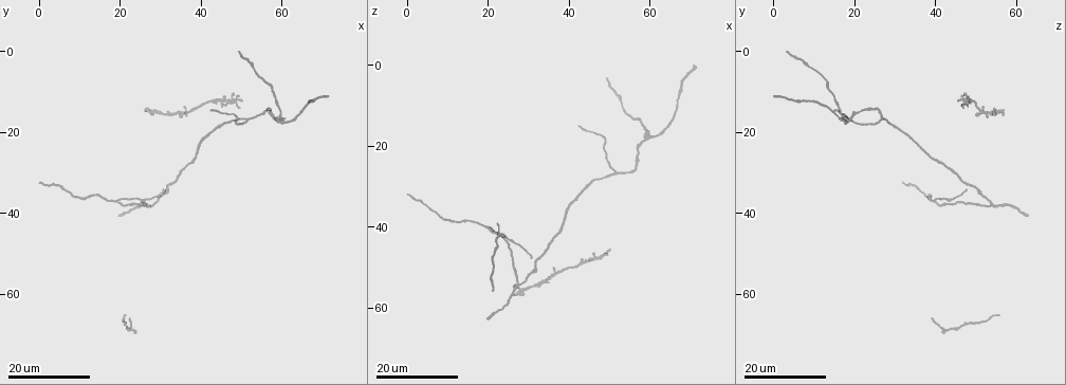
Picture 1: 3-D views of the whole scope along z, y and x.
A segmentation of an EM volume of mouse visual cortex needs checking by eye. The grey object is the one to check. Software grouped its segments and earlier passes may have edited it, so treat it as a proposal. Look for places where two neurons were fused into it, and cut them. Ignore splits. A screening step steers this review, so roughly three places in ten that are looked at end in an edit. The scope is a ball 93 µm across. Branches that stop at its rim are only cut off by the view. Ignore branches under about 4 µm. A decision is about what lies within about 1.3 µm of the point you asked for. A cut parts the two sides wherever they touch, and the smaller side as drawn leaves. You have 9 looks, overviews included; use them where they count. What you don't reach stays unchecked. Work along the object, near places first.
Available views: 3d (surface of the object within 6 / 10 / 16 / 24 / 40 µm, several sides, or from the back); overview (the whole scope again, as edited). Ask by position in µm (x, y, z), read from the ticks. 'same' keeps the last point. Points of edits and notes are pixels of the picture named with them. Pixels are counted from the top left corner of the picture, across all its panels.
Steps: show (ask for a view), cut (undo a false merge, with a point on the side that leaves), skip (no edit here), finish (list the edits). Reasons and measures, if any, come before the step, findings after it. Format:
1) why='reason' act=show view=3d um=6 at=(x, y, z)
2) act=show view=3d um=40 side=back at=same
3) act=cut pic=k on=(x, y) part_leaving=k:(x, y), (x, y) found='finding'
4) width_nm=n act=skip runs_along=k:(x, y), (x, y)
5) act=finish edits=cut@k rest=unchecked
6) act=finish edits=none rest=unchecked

act=show view=3d um=24 at=(9.0, 36.5, 38.5)

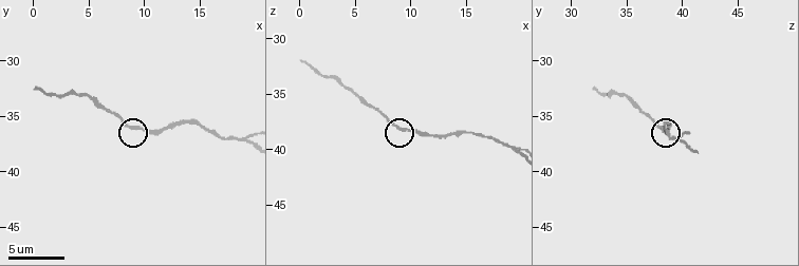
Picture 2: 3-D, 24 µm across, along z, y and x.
act=show view=3d um=6 at=(9.4, 36.0, 38.2)

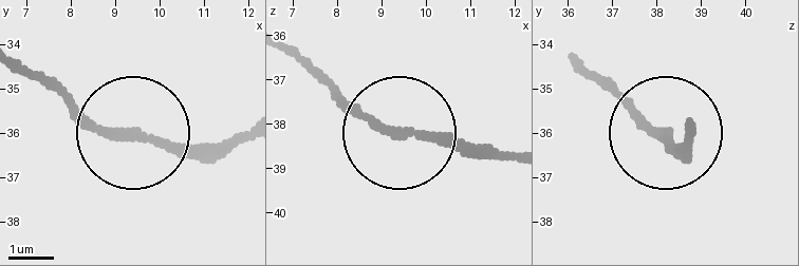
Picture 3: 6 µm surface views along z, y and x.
act=show view=3d um=6 side=back at=(9.35, 36.05, 38.20)

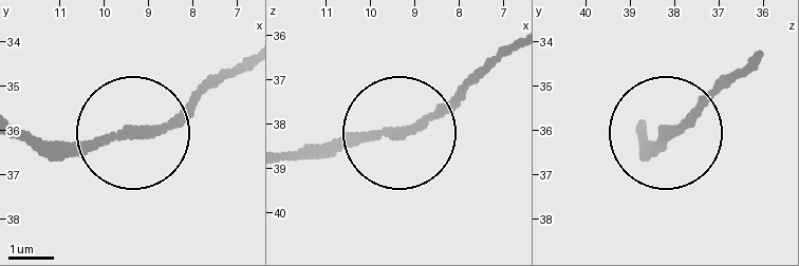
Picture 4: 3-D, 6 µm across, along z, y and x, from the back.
act=cut pic=4 on=(199, 92) found='a second neuron is stuck on'

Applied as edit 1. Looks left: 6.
act=show view=overview

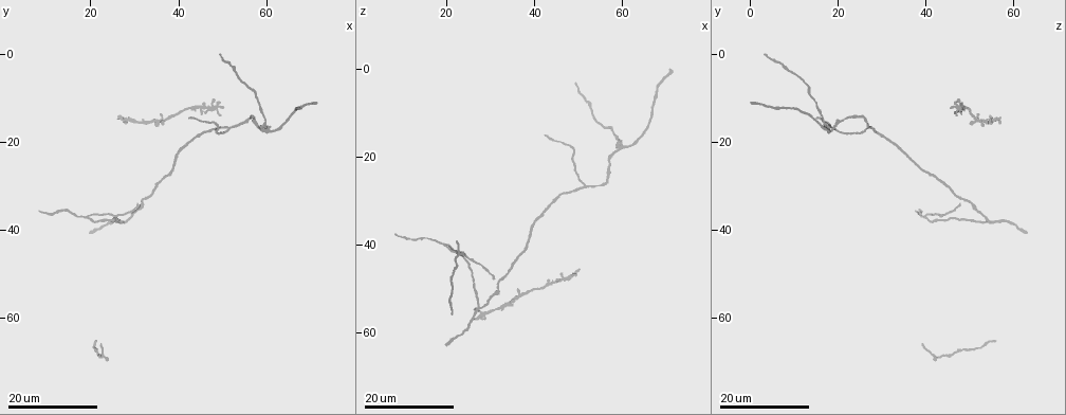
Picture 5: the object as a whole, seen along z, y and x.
why='a fork' act=show view=3d um=24 at=(18.5, 36.5, 39.5)

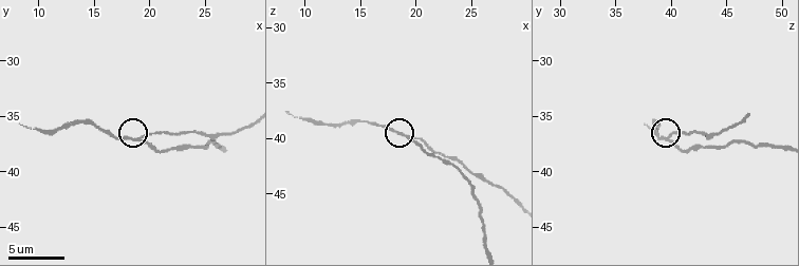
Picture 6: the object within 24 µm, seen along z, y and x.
act=show view=3d um=6 at=(19.2, 37.2, 39.8)

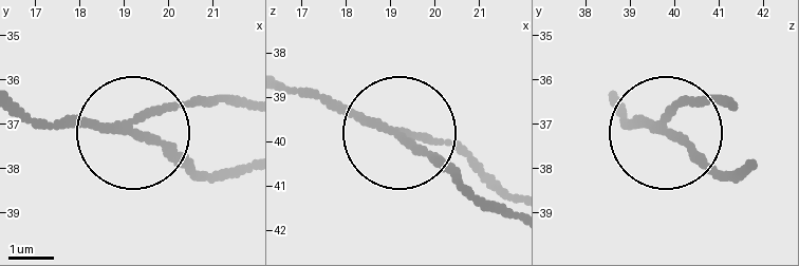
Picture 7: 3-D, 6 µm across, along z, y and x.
width_nm=160 act=cut pic=7 on=(187, 103) part_leaving=7:(125, 129), (179, 107), (246, 107) found='a second neuron is stuck on'

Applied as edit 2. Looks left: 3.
act=show view=overview

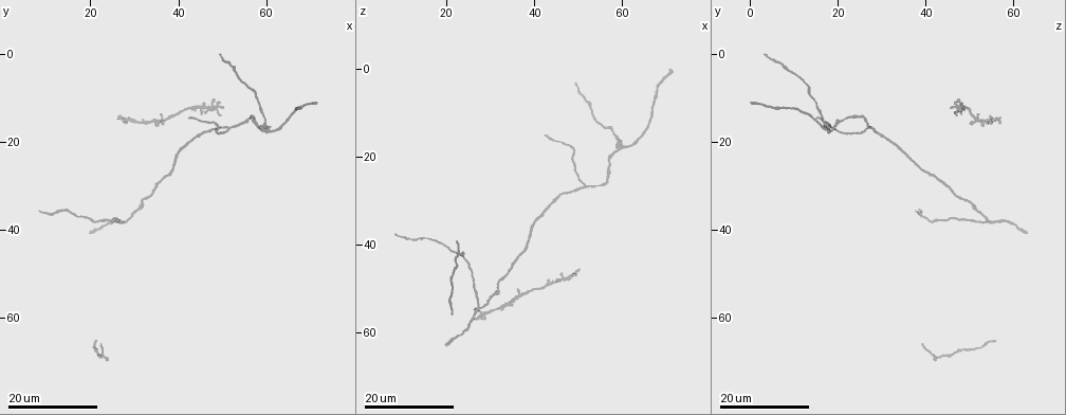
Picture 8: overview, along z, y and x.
why='small branch off a trunk' act=show view=3d um=16 at=(59.5, 18.0, 18.0)

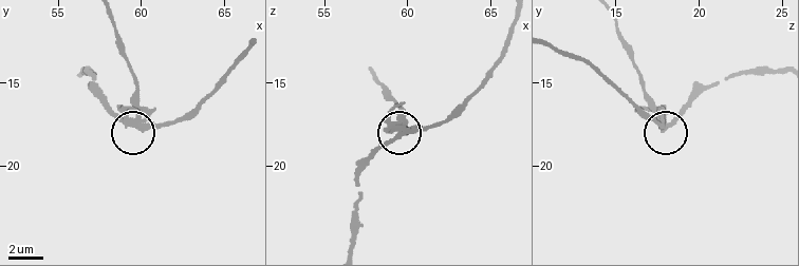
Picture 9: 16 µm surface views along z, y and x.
act=show view=3d um=10 at=(59.5, 17.7, 18.0)

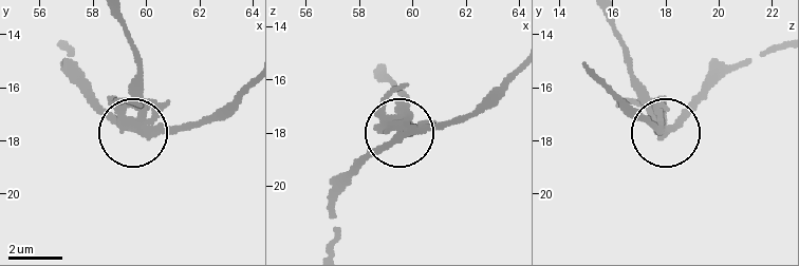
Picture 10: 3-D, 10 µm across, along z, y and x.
arms=3 act=cut pic=10 on=(138, 92) part_leaving=10:(144, 122), (144, 83), (118, 22) found='a second neuron is stuck on'

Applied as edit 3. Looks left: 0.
act=finish edits=cut@4,cut@7,cut@10 rest=unchecked

